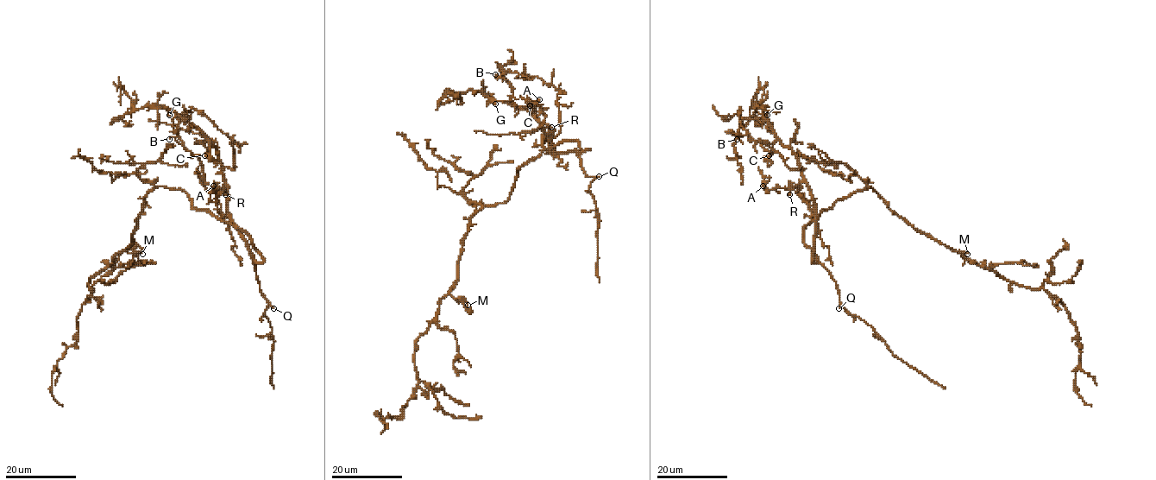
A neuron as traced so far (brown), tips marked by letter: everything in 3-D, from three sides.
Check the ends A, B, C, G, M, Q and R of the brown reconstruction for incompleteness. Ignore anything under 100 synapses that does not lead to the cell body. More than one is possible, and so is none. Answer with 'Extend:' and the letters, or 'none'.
Extend: Q

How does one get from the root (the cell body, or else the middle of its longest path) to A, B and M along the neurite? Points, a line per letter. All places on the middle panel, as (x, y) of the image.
A: (514, 185), (517, 171), (546, 148), (572, 140), (582, 149), (588, 148), (555, 152), (539, 99)
B: (514, 185), (546, 148), (572, 140), (588, 148), (555, 152), (495, 74)
M: (514, 185), (505, 202), (483, 206), (472, 216), (462, 238), (457, 279), (450, 294), (468, 305)

